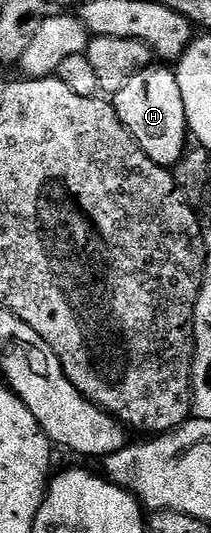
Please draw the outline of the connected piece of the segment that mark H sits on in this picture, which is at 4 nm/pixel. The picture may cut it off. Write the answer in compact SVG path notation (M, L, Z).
M163 64L147 66L113 95L113 105L149 160L168 168L174 168L181 161L189 149L189 131L185 100L181 100L181 84L177 84L174 69Z

